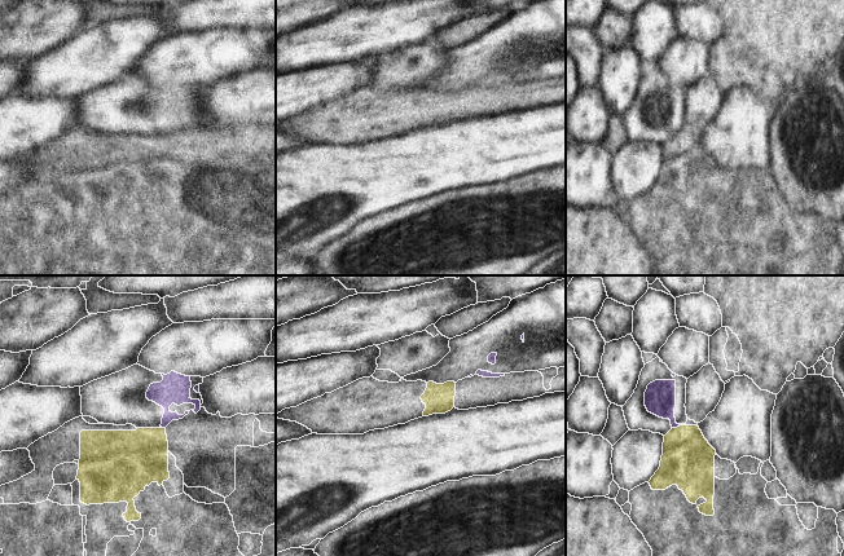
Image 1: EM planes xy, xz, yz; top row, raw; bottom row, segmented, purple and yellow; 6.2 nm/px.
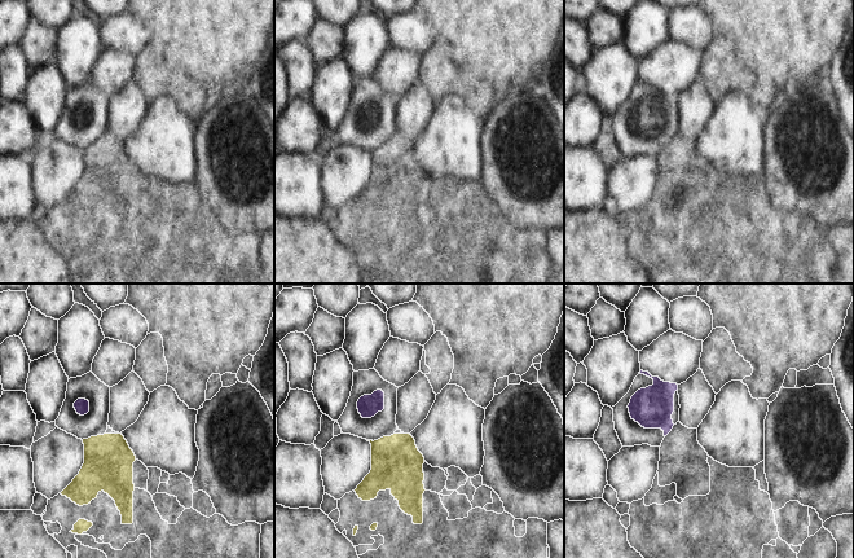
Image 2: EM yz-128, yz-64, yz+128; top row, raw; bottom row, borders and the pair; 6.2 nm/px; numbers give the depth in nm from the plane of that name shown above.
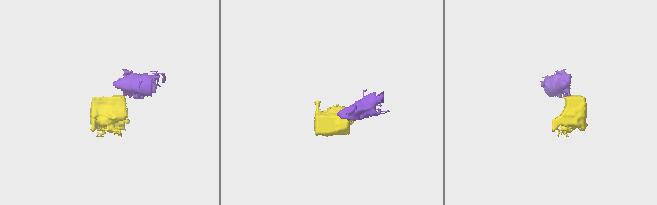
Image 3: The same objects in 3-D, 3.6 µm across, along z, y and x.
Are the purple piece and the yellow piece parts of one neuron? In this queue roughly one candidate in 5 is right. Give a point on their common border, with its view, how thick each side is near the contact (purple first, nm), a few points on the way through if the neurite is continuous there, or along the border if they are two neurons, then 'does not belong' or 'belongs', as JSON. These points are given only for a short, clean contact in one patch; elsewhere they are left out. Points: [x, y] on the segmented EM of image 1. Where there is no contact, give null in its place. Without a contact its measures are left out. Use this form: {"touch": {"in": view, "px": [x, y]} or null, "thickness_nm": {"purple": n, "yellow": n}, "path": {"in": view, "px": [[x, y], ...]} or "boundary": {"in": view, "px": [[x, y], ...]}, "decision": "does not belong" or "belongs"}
{"touch": {"in": "yz", "px": [676, 427]}, "thickness_nm": {"purple": 190, "yellow": 320}, "boundary": {"in": "yz", "px": [[680, 426], [672, 428]]}, "decision": "does not belong"}

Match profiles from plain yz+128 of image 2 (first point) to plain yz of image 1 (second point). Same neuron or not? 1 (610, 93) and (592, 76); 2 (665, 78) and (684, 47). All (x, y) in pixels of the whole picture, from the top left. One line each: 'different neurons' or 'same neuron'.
1: different neurons
2: same neuron

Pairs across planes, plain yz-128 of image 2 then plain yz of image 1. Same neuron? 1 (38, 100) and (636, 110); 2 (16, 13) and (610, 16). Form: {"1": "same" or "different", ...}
{"1": "different", "2": "different"}

